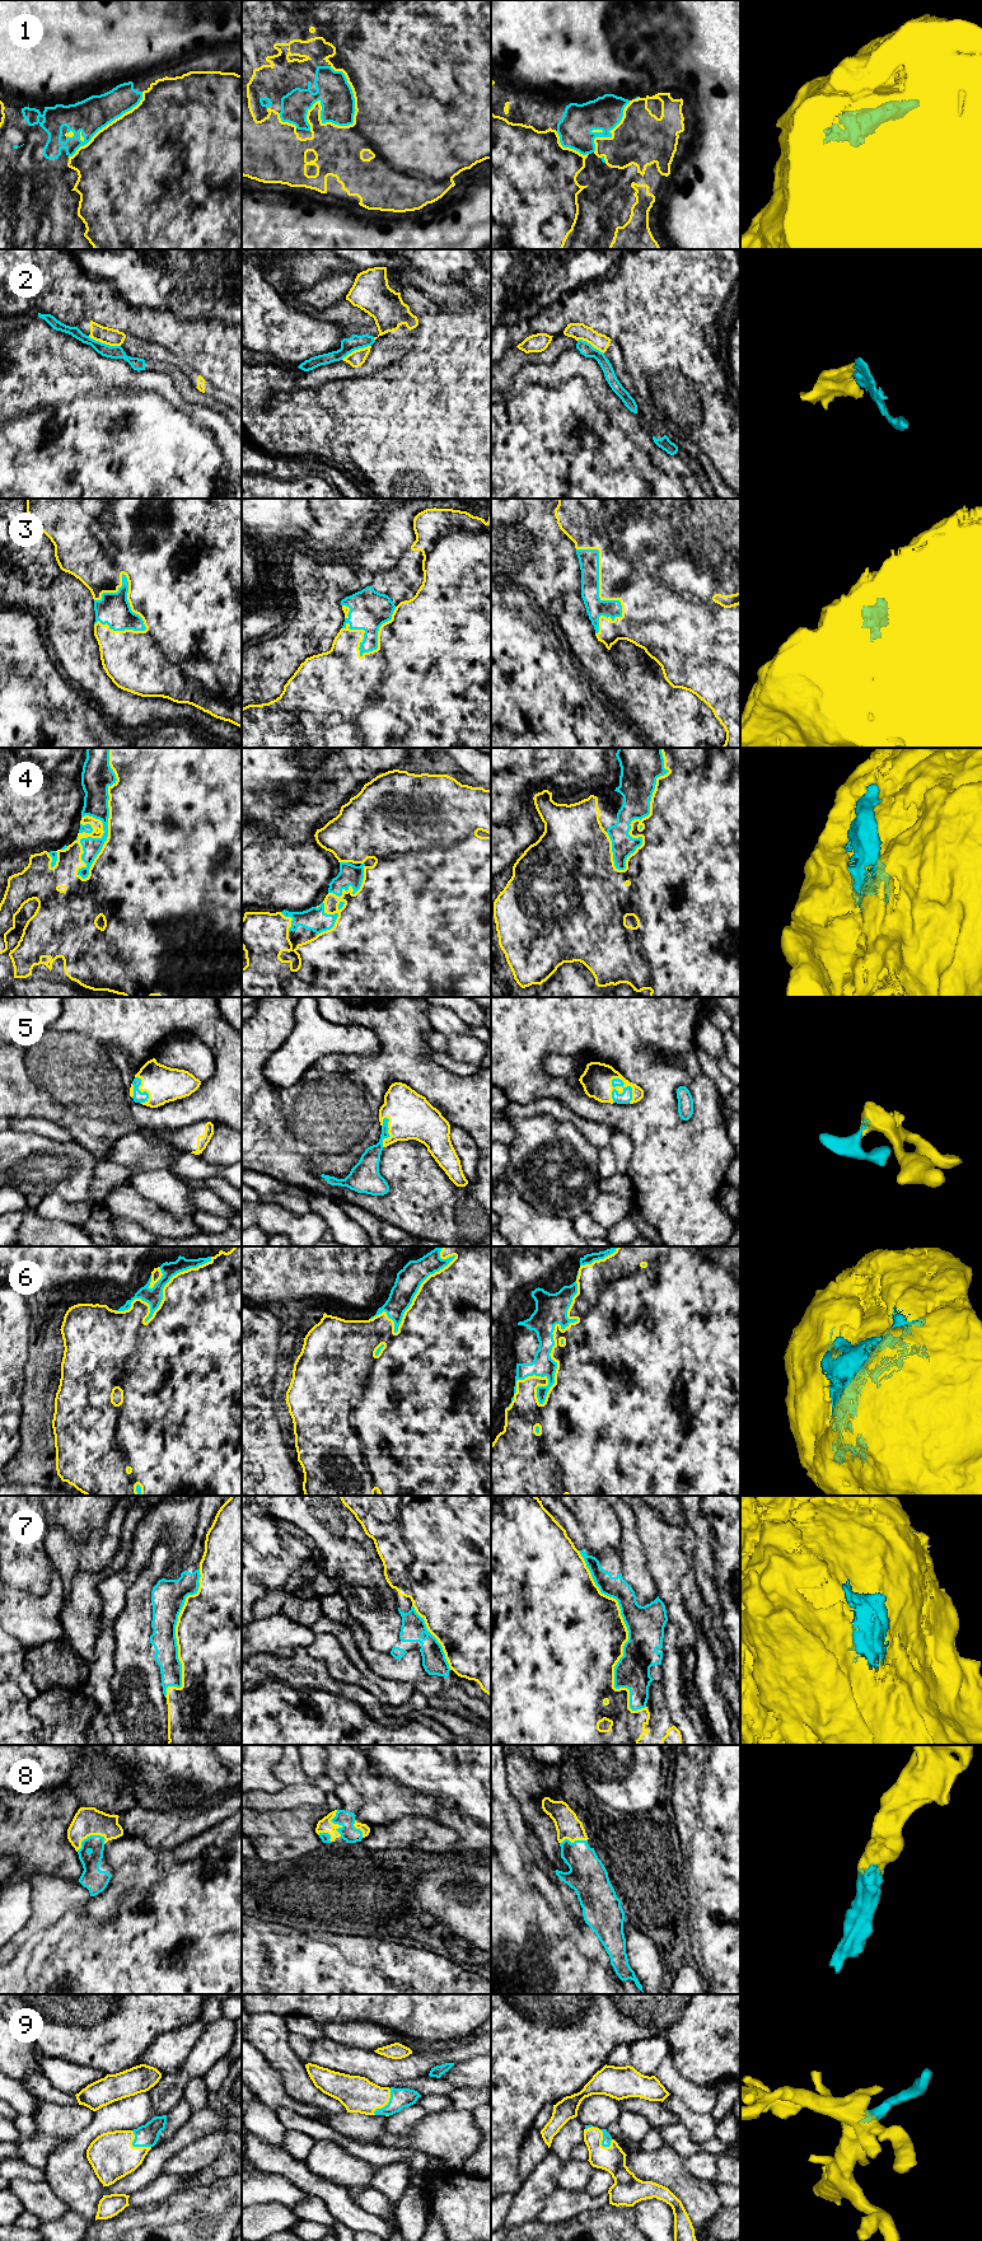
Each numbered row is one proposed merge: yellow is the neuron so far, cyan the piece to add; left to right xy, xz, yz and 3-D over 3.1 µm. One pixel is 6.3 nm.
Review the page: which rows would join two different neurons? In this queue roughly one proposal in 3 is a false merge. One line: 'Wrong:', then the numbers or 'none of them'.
Wrong: 2

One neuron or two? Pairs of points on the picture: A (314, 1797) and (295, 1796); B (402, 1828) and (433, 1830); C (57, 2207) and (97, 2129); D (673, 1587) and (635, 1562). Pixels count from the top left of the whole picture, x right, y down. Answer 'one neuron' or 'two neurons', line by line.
A: one neuron
B: one neuron
C: two neurons
D: two neurons

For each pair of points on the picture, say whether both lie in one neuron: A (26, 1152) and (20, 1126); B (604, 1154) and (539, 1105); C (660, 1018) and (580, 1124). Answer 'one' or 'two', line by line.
A: two
B: two
C: two

